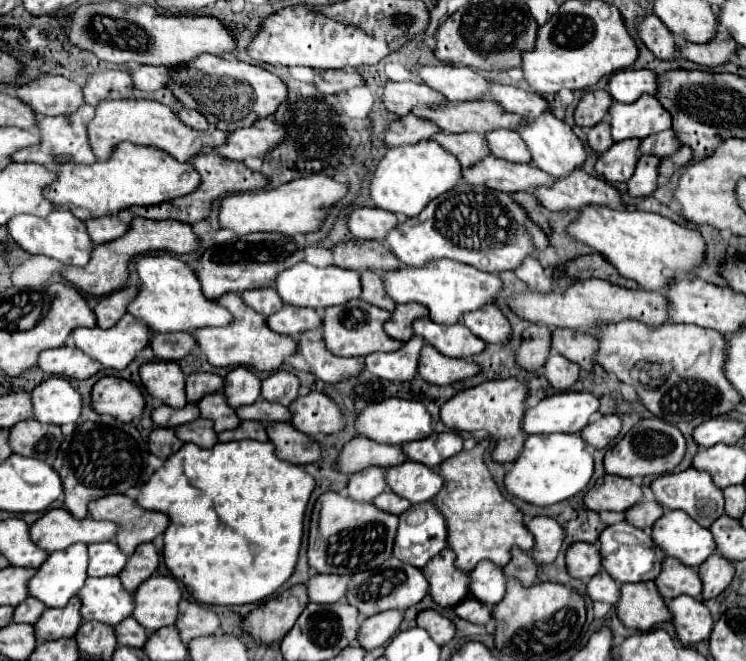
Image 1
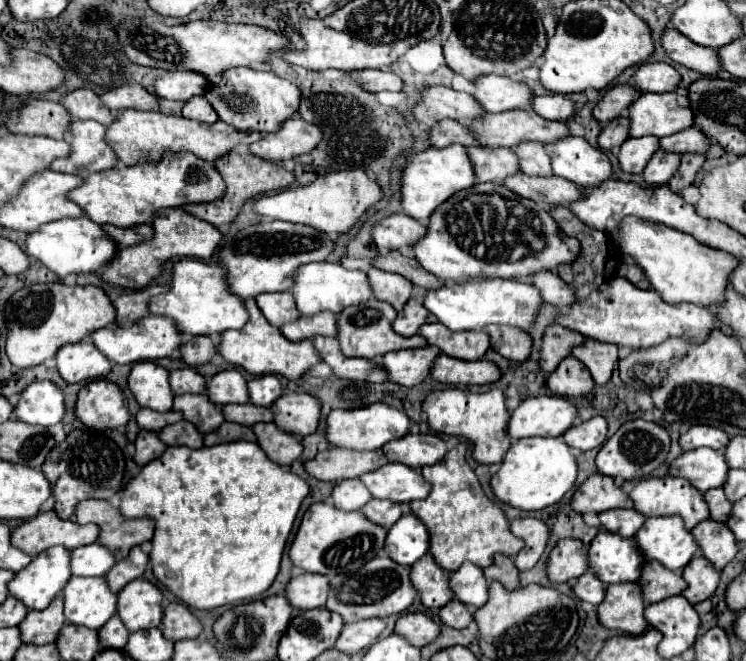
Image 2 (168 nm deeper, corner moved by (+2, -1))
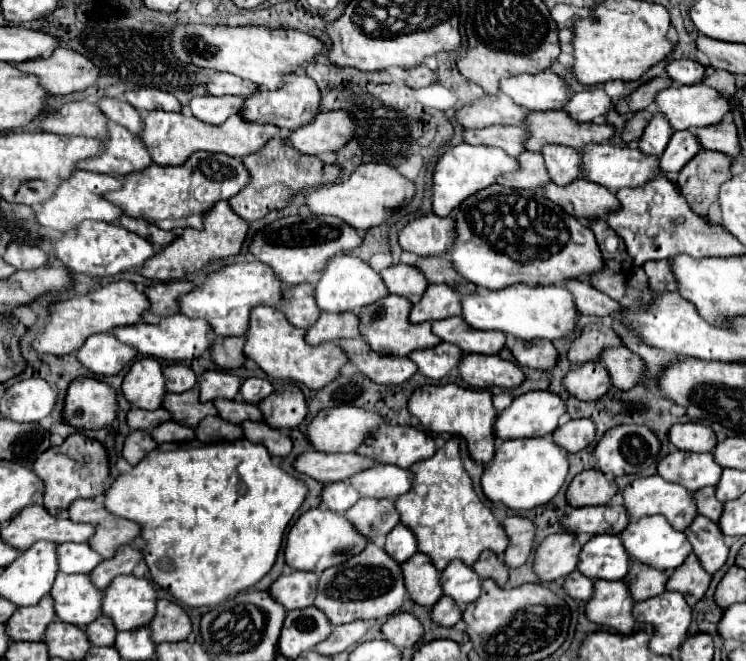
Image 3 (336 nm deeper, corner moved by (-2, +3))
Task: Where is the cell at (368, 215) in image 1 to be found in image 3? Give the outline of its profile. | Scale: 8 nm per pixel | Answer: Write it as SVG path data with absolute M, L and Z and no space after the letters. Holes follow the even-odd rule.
M435 214L413 218L401 228L397 240L405 252L419 256L445 254L447 246L451 246L451 218L439 218Z

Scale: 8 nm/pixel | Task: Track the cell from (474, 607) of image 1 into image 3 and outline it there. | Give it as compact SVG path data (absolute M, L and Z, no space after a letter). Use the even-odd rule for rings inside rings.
M443 596L435 604L431 616L439 626L455 626L463 618L463 610L459 608L459 604L451 596Z

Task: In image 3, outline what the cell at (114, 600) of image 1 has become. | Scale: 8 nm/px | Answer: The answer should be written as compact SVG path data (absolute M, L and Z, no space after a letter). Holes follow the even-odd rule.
M59 572L51 596L55 600L55 614L63 622L85 628L103 614L105 594L91 582L89 574Z

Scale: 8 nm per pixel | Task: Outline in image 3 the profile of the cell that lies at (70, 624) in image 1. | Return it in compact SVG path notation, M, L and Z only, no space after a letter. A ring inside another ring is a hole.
M47 596L43 602L35 606L17 608L15 614L7 620L7 634L13 640L29 640L29 642L41 642L45 638L47 626L55 620L55 608L53 598Z

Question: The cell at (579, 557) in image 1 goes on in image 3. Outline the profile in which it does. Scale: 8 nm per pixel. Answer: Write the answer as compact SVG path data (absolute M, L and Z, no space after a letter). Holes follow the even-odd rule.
M561 532L547 536L535 554L533 570L541 580L559 580L571 574L579 564L581 544L575 534Z

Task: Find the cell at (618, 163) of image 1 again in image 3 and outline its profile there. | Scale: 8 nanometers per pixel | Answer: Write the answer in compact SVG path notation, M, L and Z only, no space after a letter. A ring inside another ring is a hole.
M653 116L653 120L647 124L643 136L639 138L639 150L649 156L661 156L671 134L673 134L671 126L667 126L665 118Z

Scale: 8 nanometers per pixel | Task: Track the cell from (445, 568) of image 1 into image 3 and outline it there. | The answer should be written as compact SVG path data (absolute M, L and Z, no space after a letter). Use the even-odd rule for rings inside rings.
M419 552L403 564L403 576L407 578L409 598L421 606L435 606L443 596L441 572L433 566L427 554Z

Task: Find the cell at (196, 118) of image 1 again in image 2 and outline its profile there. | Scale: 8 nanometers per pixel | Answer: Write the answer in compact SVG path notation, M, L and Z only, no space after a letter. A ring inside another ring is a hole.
M197 96L197 98L191 98L189 102L185 102L183 116L189 118L189 120L205 122L205 124L215 124L219 120L219 116L215 114L213 106L203 96Z

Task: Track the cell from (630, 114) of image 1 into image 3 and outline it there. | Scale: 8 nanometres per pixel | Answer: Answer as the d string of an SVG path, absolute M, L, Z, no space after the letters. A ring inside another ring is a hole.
M705 84L671 86L655 96L655 104L655 114L665 116L675 132L711 126L729 112L729 102Z

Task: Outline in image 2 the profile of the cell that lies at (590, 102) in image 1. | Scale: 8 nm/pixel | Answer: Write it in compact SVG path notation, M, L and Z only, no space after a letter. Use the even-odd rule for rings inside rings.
M623 84L623 86L613 86L611 90L607 90L607 94L599 100L599 104L593 110L593 116L599 122L607 122L617 118L619 114L623 114L629 106L631 100L635 100L639 96L639 90L635 90L631 84Z

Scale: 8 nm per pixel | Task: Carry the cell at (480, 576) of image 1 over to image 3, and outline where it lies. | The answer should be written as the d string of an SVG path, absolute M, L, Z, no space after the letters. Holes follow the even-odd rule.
M461 560L451 562L451 566L447 566L447 570L443 570L441 574L443 592L455 598L455 602L459 604L475 602L481 596L481 584L483 580L479 578L479 574Z

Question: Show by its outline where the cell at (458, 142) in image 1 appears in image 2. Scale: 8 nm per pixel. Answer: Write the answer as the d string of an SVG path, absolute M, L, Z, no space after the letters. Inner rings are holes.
M469 148L469 156L479 182L501 184L507 176L521 172L511 148Z

